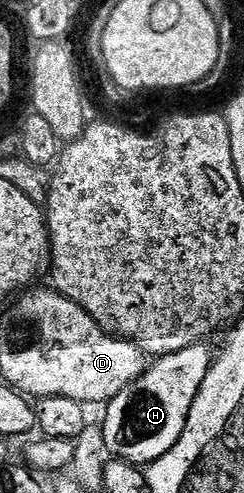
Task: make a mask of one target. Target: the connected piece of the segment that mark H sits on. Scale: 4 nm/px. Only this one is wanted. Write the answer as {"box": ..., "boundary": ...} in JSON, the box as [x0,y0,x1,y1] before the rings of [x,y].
{"box":[102,343,215,467],"boundary":[[[198,343],[183,347],[183,351],[156,358],[144,375],[123,387],[119,395],[107,402],[102,431],[114,458],[147,467],[179,443],[179,435],[183,435],[187,427],[187,415],[191,415],[191,403],[195,403],[195,395],[199,395],[199,387],[203,379],[207,379],[215,360],[215,353],[207,346]]]}

